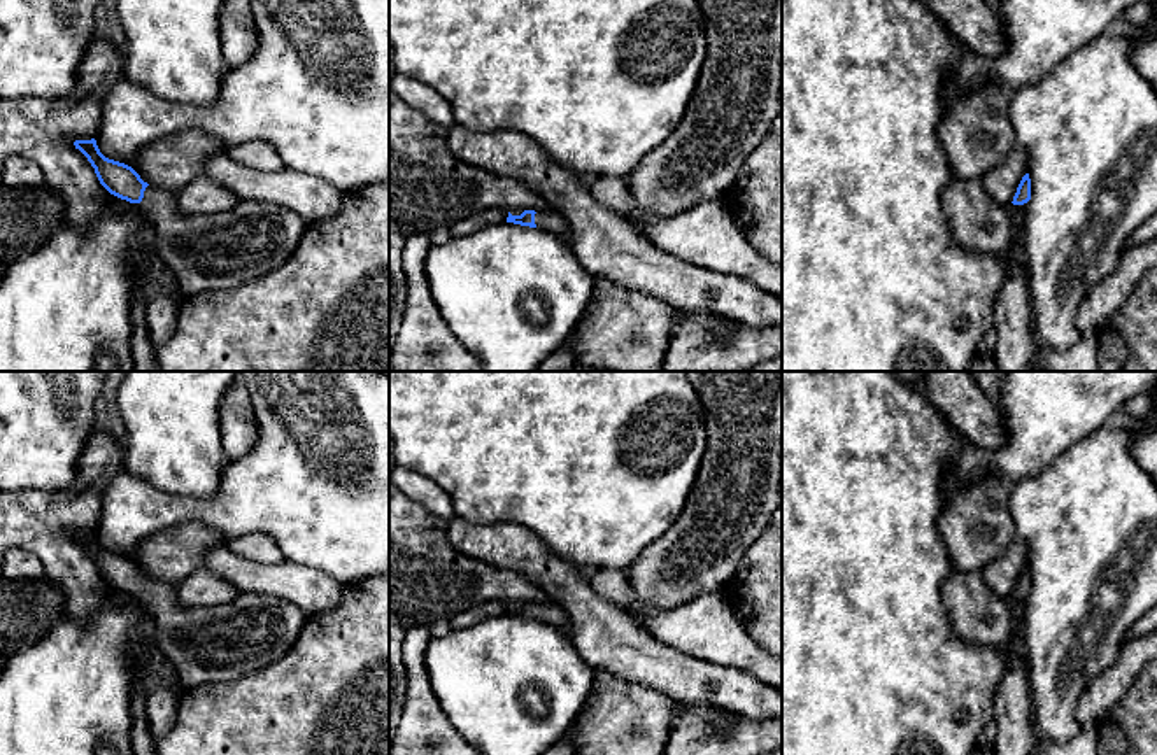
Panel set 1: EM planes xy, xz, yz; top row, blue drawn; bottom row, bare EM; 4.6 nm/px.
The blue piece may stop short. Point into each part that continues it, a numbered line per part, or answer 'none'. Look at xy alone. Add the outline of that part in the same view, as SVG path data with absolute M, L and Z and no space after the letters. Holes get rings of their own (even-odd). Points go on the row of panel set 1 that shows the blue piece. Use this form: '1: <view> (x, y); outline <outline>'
1: xy (218, 251); outline M153 186L138 208L156 228L154 250L170 268L179 296L235 289L279 270L307 229L296 212L258 200L240 200L217 214L182 215L174 196Z

